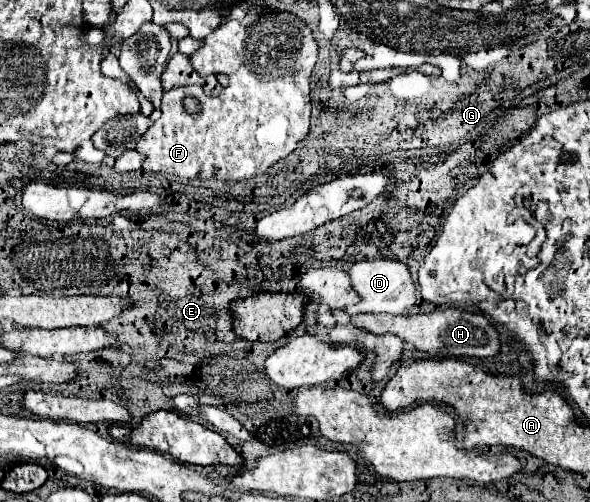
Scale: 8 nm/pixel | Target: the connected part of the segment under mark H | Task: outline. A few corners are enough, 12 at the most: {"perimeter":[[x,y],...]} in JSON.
{"perimeter":[[466,309],[354,315],[428,357],[482,359],[500,351],[494,323]]}

